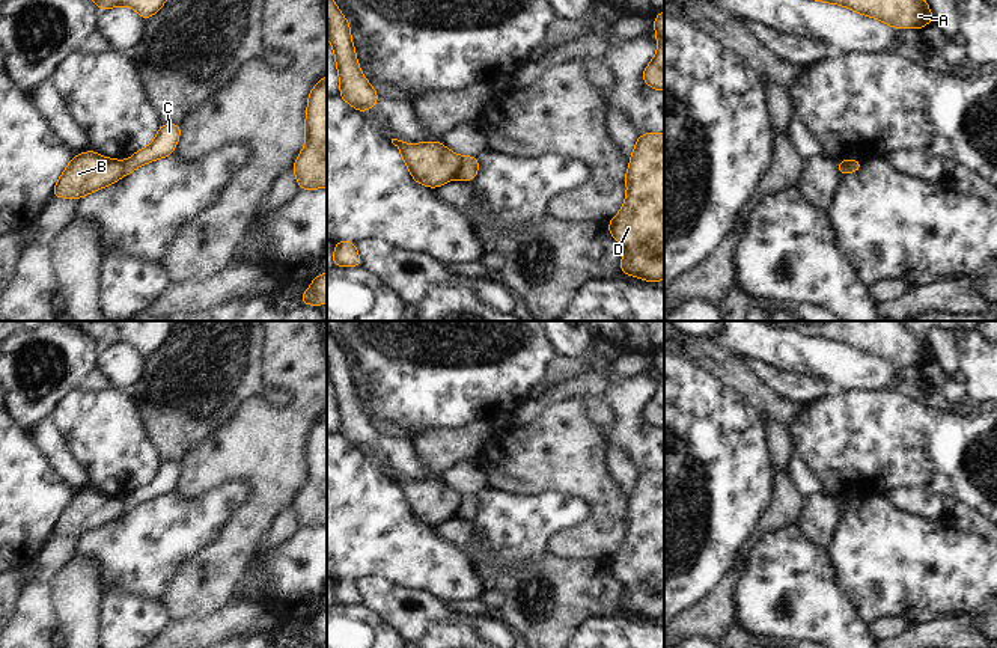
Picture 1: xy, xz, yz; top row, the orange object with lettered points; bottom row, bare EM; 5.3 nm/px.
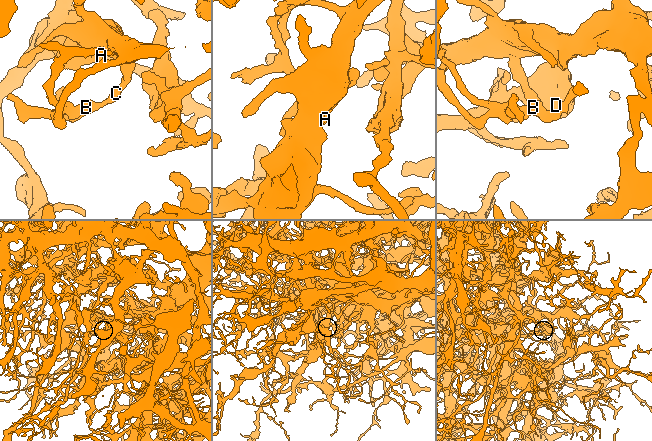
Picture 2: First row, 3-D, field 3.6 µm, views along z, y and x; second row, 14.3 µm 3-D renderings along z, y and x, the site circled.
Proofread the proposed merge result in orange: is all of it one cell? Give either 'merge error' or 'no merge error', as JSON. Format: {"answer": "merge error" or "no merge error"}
{"answer": "merge error"}

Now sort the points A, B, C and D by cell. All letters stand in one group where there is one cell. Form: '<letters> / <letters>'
A C / B D

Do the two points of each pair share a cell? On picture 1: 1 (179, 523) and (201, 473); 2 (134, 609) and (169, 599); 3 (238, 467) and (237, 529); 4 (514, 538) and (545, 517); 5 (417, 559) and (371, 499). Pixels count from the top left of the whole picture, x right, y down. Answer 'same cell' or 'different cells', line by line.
1: different cells
2: different cells
3: same cell
4: same cell
5: same cell

